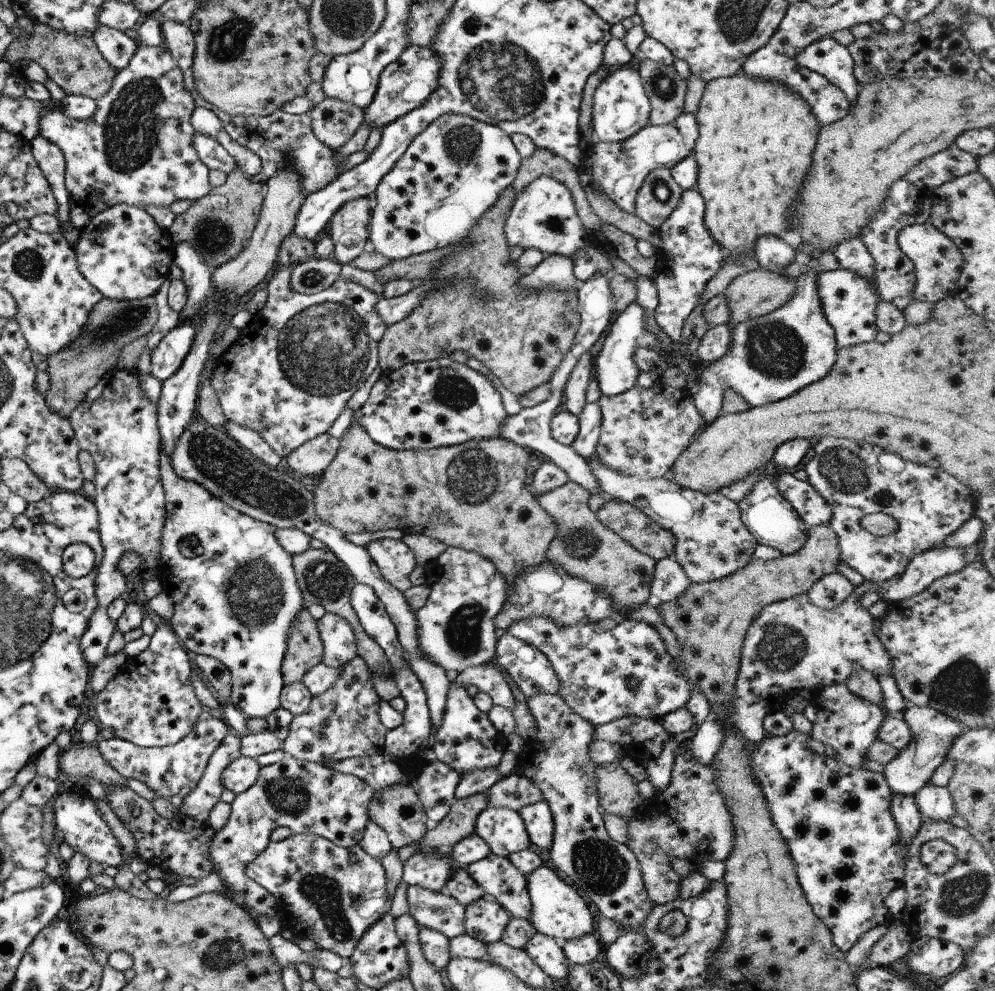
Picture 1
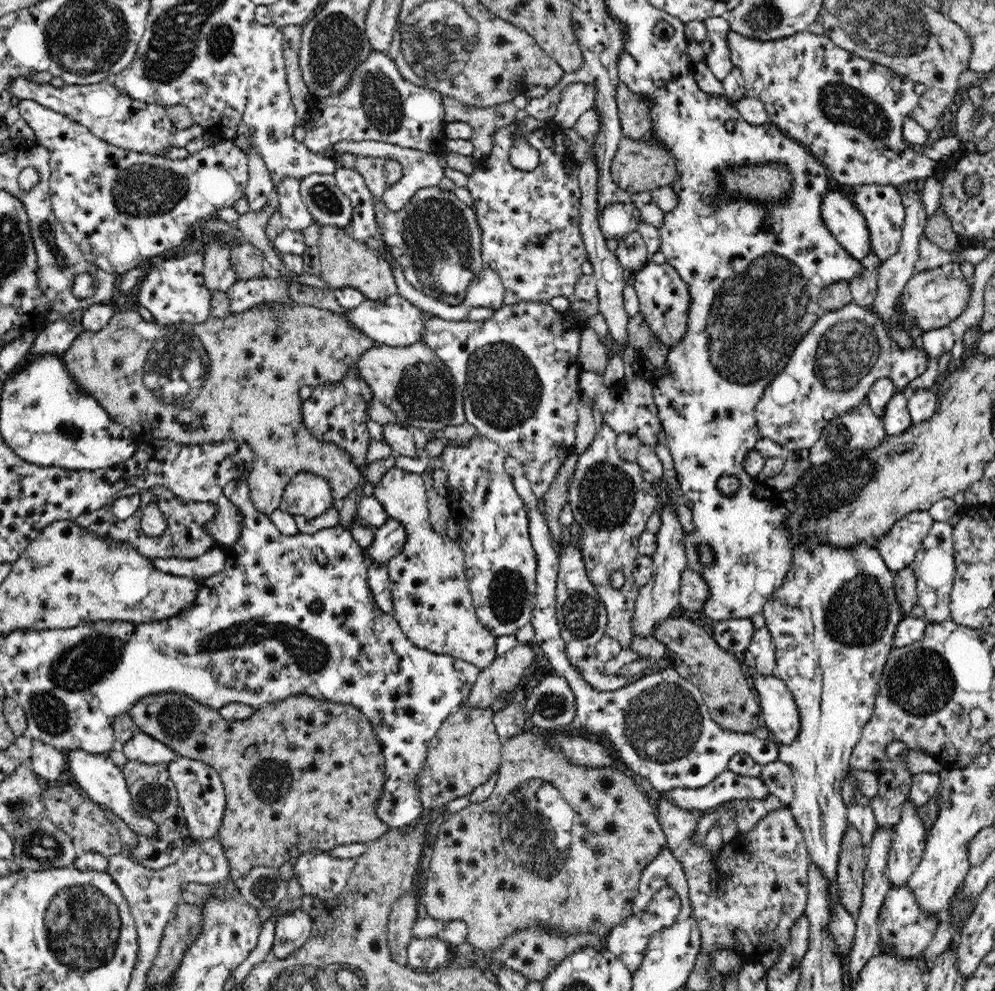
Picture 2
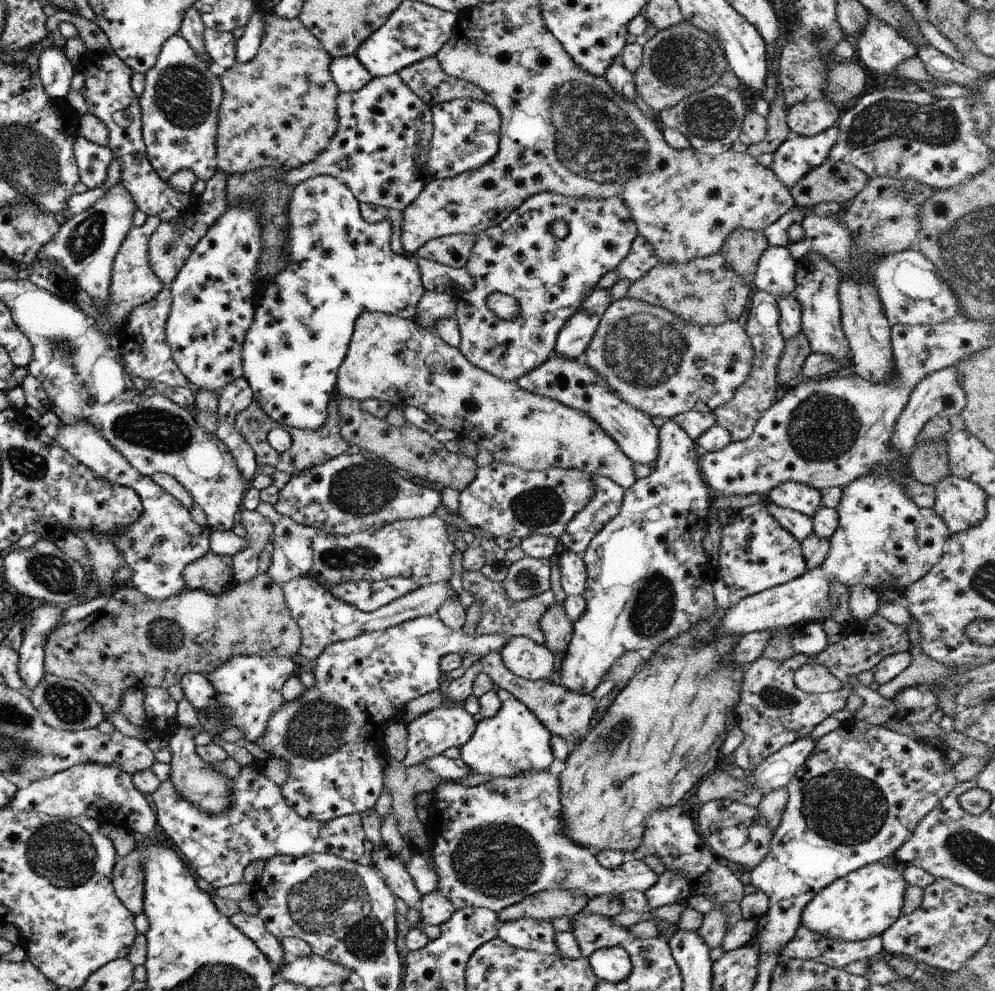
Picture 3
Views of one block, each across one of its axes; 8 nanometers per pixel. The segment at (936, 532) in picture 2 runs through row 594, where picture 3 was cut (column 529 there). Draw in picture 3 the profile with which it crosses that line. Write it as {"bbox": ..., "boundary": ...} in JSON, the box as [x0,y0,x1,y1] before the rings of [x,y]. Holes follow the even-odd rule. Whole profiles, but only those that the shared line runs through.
{"bbox":[499,917,556,955],"boundary":[[[524,917],[502,924],[499,937],[516,948],[556,955],[555,930],[550,921]]]}

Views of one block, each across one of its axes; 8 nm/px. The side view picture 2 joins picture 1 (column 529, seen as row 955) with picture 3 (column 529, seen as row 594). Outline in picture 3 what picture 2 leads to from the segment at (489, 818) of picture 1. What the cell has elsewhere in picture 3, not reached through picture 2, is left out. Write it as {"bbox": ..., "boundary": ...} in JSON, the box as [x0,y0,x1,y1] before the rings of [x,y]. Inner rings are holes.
{"bbox":[430,770,659,913],"boundary":[[[549,770],[498,777],[474,787],[442,781],[432,792],[430,806],[430,851],[438,875],[437,888],[455,910],[484,907],[499,913],[527,896],[554,889],[582,892],[592,899],[600,894],[621,895],[630,889],[646,892],[659,879],[644,861],[629,857],[620,866],[607,869],[597,862],[594,850],[569,839],[563,831],[559,777]]]}

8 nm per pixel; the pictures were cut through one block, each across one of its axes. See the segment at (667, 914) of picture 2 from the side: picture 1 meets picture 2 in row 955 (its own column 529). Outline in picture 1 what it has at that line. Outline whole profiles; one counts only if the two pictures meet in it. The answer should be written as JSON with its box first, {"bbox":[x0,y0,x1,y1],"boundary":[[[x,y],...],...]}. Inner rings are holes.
{"bbox":[507,616,691,727],"boundary":[[[528,616],[524,620],[514,622],[507,630],[512,636],[532,646],[545,654],[552,663],[556,676],[560,680],[562,700],[586,722],[595,727],[613,720],[628,716],[652,718],[660,721],[666,714],[685,707],[690,700],[691,688],[688,681],[678,672],[674,658],[666,650],[666,644],[653,625],[637,620],[628,620],[617,624],[613,630],[600,630],[598,624],[580,624],[580,626],[558,626],[548,616]],[[636,678],[636,688],[630,688],[628,680]]]}

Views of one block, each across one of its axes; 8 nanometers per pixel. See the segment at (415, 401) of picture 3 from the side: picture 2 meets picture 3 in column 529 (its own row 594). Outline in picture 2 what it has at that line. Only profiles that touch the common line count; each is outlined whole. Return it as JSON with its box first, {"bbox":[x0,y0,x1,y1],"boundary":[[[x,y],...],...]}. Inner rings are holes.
{"bbox":[372,466,499,670],"boundary":[[[394,466],[375,484],[372,495],[383,505],[389,519],[404,524],[408,532],[403,552],[394,556],[387,567],[393,615],[404,635],[418,647],[465,660],[482,670],[499,657],[496,637],[477,618],[467,585],[465,555],[461,546],[456,540],[432,529],[426,491],[420,474]]]}

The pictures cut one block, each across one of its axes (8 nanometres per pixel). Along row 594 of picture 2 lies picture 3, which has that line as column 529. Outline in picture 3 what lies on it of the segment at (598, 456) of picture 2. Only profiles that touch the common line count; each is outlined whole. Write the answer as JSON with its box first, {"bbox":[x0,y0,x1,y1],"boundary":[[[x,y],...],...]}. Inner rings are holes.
{"bbox":[461,568,556,643],"boundary":[[[463,568],[461,571],[461,581],[463,589],[470,591],[474,594],[475,600],[478,599],[482,603],[481,619],[475,628],[476,635],[499,634],[507,638],[522,635],[542,643],[543,634],[542,629],[539,627],[540,619],[552,605],[556,604],[555,594],[551,590],[517,603],[511,603],[507,599],[503,586],[500,583],[492,582],[480,571],[467,571]]]}

